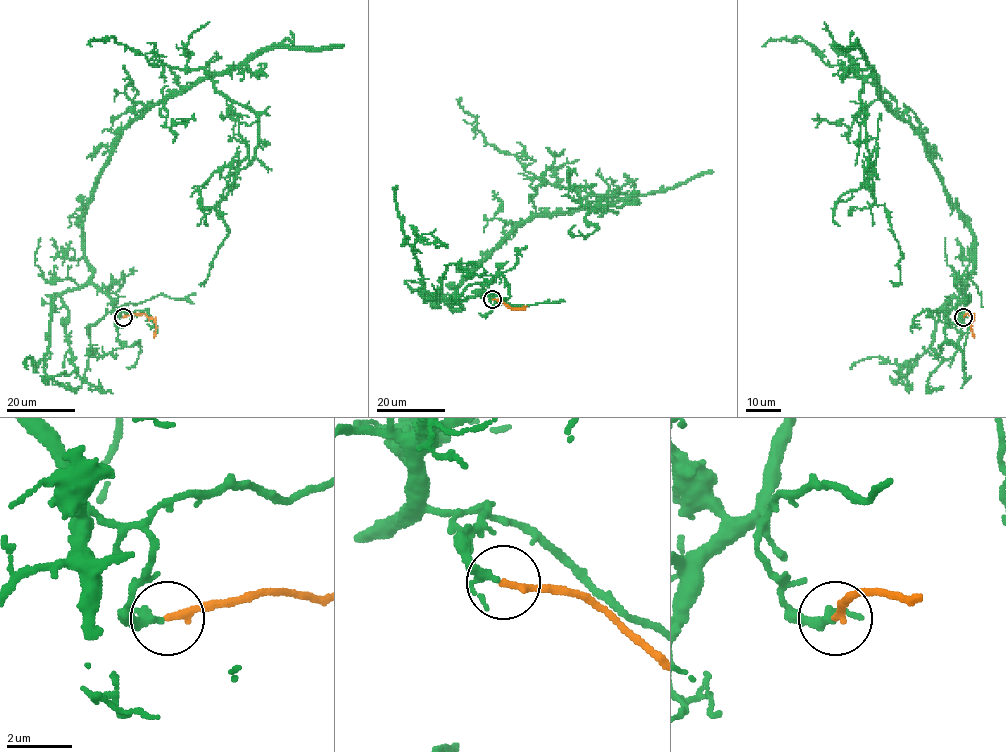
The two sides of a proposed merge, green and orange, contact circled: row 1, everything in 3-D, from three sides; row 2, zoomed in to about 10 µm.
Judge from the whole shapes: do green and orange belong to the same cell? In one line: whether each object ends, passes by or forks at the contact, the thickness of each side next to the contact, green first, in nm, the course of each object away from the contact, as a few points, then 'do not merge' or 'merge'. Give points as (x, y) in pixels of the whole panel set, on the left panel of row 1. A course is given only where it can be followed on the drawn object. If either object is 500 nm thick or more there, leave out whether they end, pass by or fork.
green passes by; orange ends; calibres 200 and 220 nm; course green (122, 316), (91, 281), (82, 213), (116, 137), (212, 77), (258, 138), (215, 205), (228, 232), (206, 281); course orange (123, 316), (141, 314), (151, 317), (156, 327), (154, 338); do not merge

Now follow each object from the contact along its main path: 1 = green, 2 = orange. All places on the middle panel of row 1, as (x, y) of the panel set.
1: (492, 299), (451, 305), (515, 228), (588, 195), (627, 200), (591, 209), (592, 233), (574, 236), (575, 225)
2: (493, 299), (502, 301), (511, 308), (525, 307), (524, 309)

